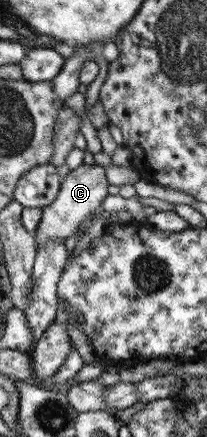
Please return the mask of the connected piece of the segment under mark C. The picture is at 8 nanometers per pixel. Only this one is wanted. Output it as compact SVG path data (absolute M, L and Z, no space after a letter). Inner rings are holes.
M82 163L75 169L64 174L63 181L59 184L59 189L54 200L42 209L40 224L34 233L34 251L38 252L46 243L52 239L64 241L71 234L76 233L84 227L84 221L94 214L94 211L101 206L101 202L107 195L106 186L108 182L102 166L95 163L87 165Z

